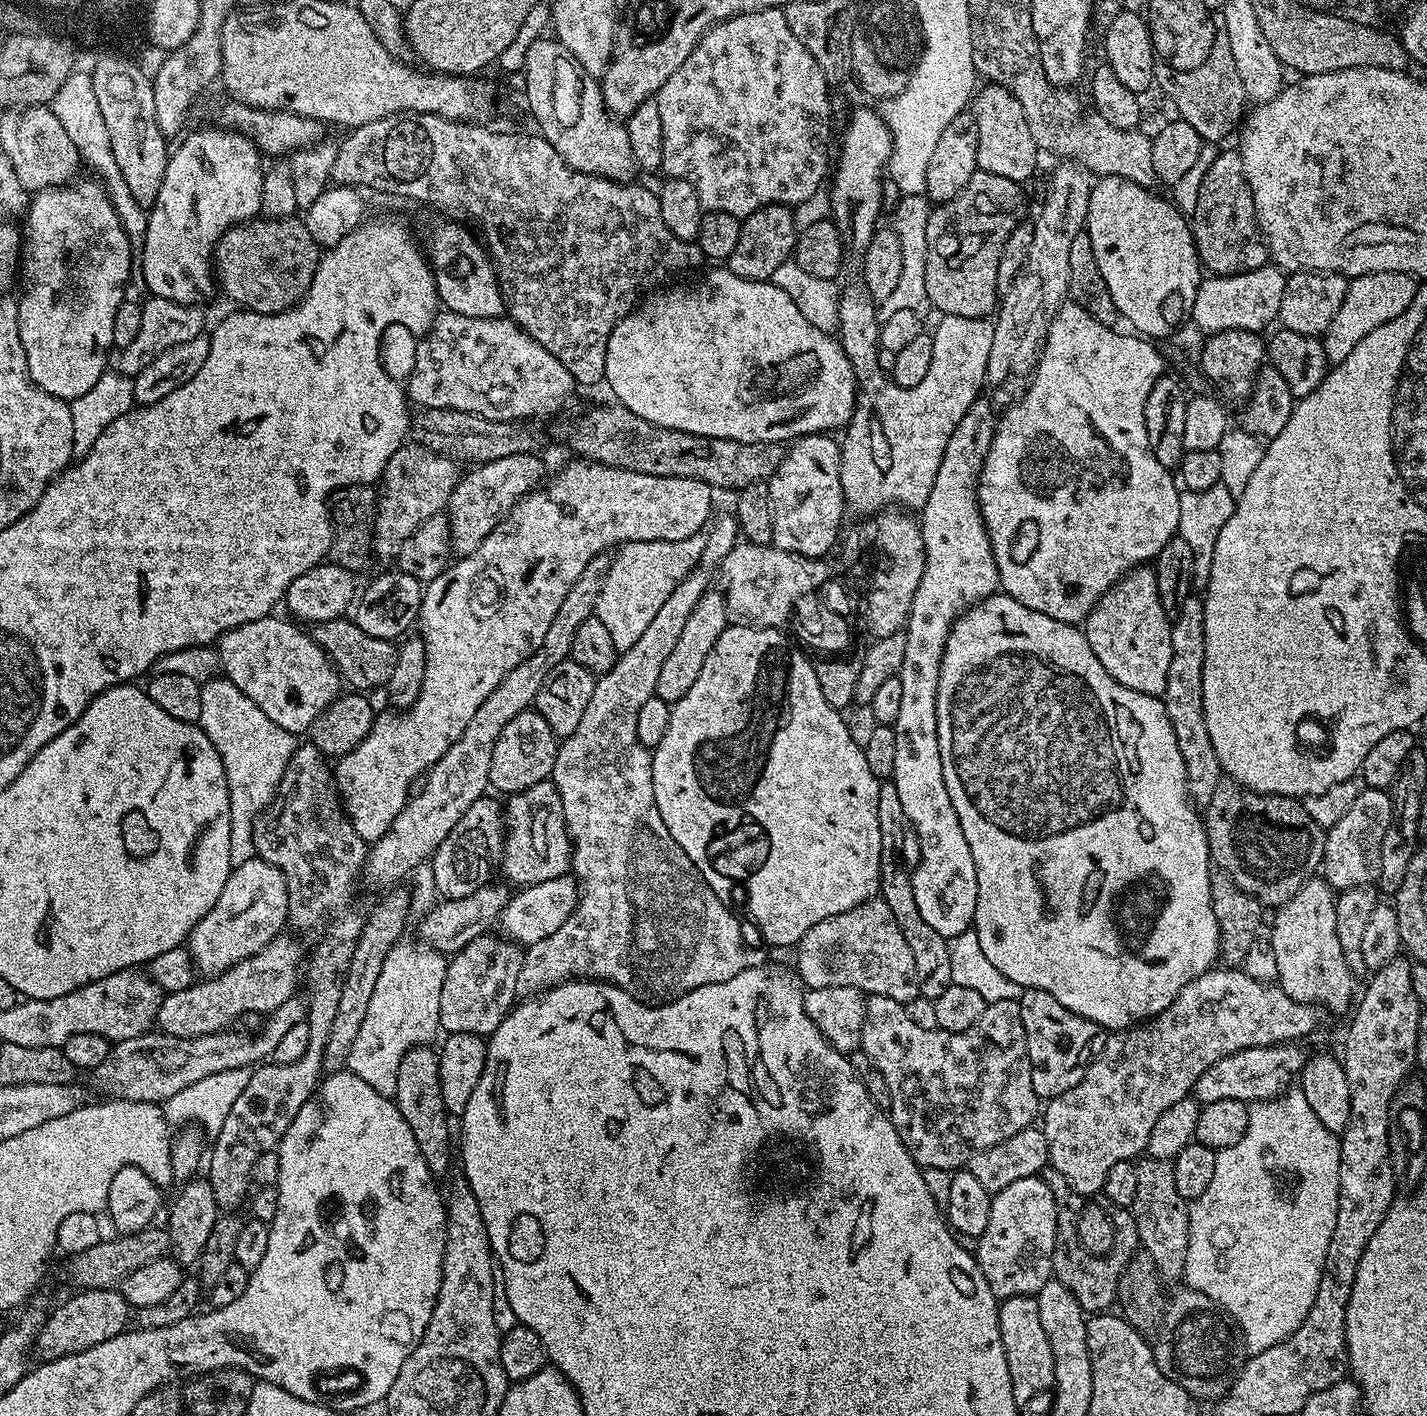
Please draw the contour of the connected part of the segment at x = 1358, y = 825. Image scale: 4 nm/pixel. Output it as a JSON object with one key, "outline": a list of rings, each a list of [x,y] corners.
{"outline":[[[1365,787],[1362,794],[1334,822],[1332,828],[1327,829],[1324,837],[1324,863],[1322,865],[1323,879],[1333,890],[1343,890],[1362,886],[1375,885],[1380,878],[1382,866],[1382,838],[1386,838],[1386,830],[1392,821],[1392,798],[1385,789]]]}

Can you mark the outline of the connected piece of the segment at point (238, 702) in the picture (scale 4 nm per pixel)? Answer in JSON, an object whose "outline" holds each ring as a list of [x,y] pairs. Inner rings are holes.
{"outline":[[[225,679],[222,686],[224,696],[206,694],[202,698],[202,714],[198,723],[206,734],[206,738],[210,738],[218,758],[222,758],[222,766],[226,770],[226,786],[230,794],[230,862],[233,868],[237,868],[242,866],[242,862],[256,856],[252,823],[260,817],[260,813],[276,797],[276,791],[282,782],[282,774],[286,774],[286,766],[292,755],[296,753],[298,740],[293,733],[282,730],[282,726],[278,726],[278,722],[272,721],[263,710],[258,710],[258,705],[250,702],[250,698],[246,698],[246,694],[242,694],[242,690],[238,690],[238,686],[234,686],[234,682]]]}

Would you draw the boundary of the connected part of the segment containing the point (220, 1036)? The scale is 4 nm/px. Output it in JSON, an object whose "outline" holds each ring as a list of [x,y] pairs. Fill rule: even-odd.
{"outline":[[[293,998],[267,1013],[263,1028],[251,1034],[240,1030],[225,1030],[198,1038],[178,1038],[153,1030],[138,1038],[118,1040],[112,1044],[110,1054],[106,1054],[106,1062],[91,1069],[92,1084],[96,1088],[112,1088],[111,1095],[117,1100],[160,1104],[219,1071],[248,1068],[267,1061],[279,1040],[293,1026],[303,1024],[305,1020],[305,1001]]]}

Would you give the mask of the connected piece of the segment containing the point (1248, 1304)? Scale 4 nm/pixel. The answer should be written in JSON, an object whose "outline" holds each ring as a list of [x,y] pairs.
{"outline":[[[1289,1090],[1283,1096],[1273,1100],[1261,1100],[1253,1103],[1248,1109],[1248,1125],[1246,1134],[1234,1146],[1217,1151],[1214,1162],[1214,1179],[1202,1194],[1202,1198],[1191,1201],[1188,1209],[1188,1225],[1190,1226],[1190,1242],[1186,1250],[1186,1266],[1183,1283],[1187,1287],[1206,1294],[1219,1308],[1223,1308],[1236,1322],[1242,1335],[1244,1346],[1249,1353],[1270,1350],[1278,1342],[1290,1338],[1298,1326],[1310,1314],[1310,1306],[1314,1306],[1314,1294],[1318,1294],[1318,1282],[1324,1273],[1326,1250],[1330,1250],[1330,1238],[1334,1238],[1334,1222],[1338,1222],[1338,1190],[1340,1189],[1340,1142],[1337,1133],[1326,1130],[1322,1122],[1318,1122],[1314,1110],[1306,1103],[1306,1094],[1298,1090]]]}

